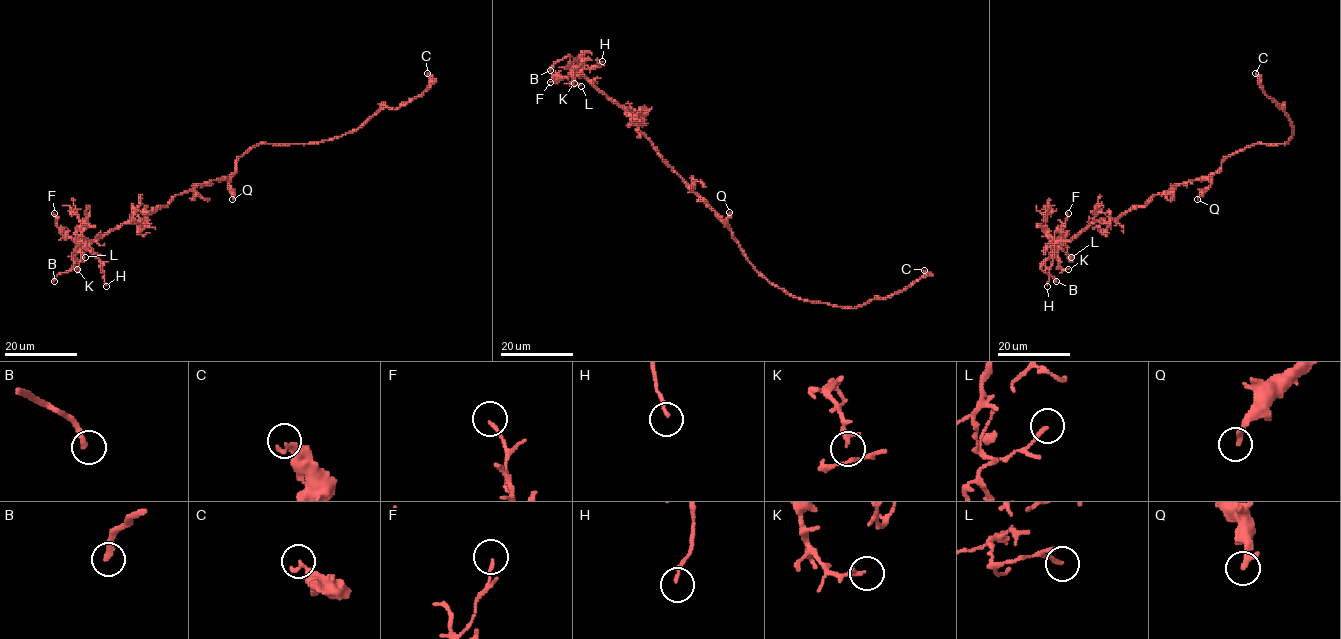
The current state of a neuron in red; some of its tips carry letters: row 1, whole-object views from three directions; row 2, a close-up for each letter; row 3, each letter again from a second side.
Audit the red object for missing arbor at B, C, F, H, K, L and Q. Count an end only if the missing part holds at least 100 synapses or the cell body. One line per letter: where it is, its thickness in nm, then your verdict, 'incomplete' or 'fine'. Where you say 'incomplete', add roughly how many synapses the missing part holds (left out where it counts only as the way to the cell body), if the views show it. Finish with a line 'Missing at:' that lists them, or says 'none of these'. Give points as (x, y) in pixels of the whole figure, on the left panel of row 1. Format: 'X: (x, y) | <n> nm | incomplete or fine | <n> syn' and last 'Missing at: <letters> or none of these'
B: (54, 281) | 260 nm | incomplete
C: (427, 73) | 240 nm | fine
F: (54, 213) | 130 nm | fine
H: (106, 286) | 140 nm | fine
K: (77, 269) | 240 nm | fine
L: (85, 257) | 160 nm | fine
Q: (232, 199) | 240 nm | fine
Missing at: B

